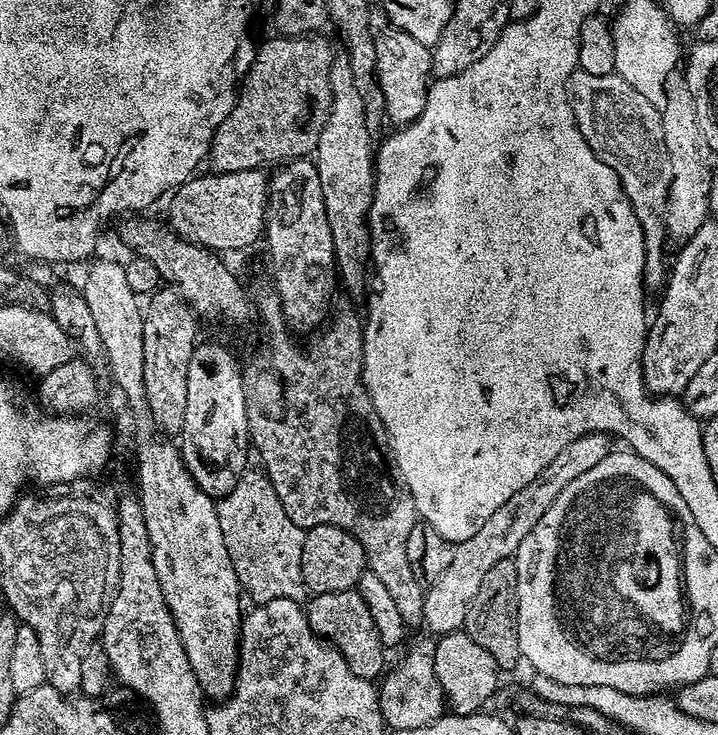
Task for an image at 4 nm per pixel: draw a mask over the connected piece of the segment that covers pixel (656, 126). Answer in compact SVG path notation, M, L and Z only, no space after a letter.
M577 70L570 74L566 82L568 101L574 110L574 118L586 138L586 142L618 174L622 182L622 190L642 226L642 238L644 239L644 287L645 289L663 289L670 271L669 261L664 261L664 244L668 240L668 231L664 215L668 205L668 191L670 190L670 158L666 154L666 138L662 138L662 122L660 110L656 109L642 95L630 86L622 77L615 74L595 75Z

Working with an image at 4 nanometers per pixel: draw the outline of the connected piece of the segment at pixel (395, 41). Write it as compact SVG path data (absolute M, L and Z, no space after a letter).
M381 23L375 29L378 66L376 77L382 86L382 98L386 102L386 120L389 125L412 124L426 110L426 100L432 76L432 48L416 41L406 30L398 30L392 24Z

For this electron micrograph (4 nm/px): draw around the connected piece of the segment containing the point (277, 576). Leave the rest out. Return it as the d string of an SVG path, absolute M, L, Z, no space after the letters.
M245 471L240 481L234 486L234 490L219 497L216 506L218 526L222 526L226 550L232 559L236 577L241 589L247 595L249 592L256 599L257 605L262 605L274 598L303 601L306 596L304 579L302 578L302 542L304 541L305 529L290 522L290 514L286 514L286 510L282 510L282 502L278 502L278 494L274 494L274 486L263 471L252 471Z

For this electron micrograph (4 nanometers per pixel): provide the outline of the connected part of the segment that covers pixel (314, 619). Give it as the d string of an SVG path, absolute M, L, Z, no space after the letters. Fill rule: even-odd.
M359 591L318 592L311 599L307 601L306 611L310 626L317 636L336 647L342 658L346 658L350 670L358 674L358 678L379 681L386 672L386 649L382 638L378 636L378 626L374 626L374 618L370 618L370 610L366 607L366 602L362 602Z

